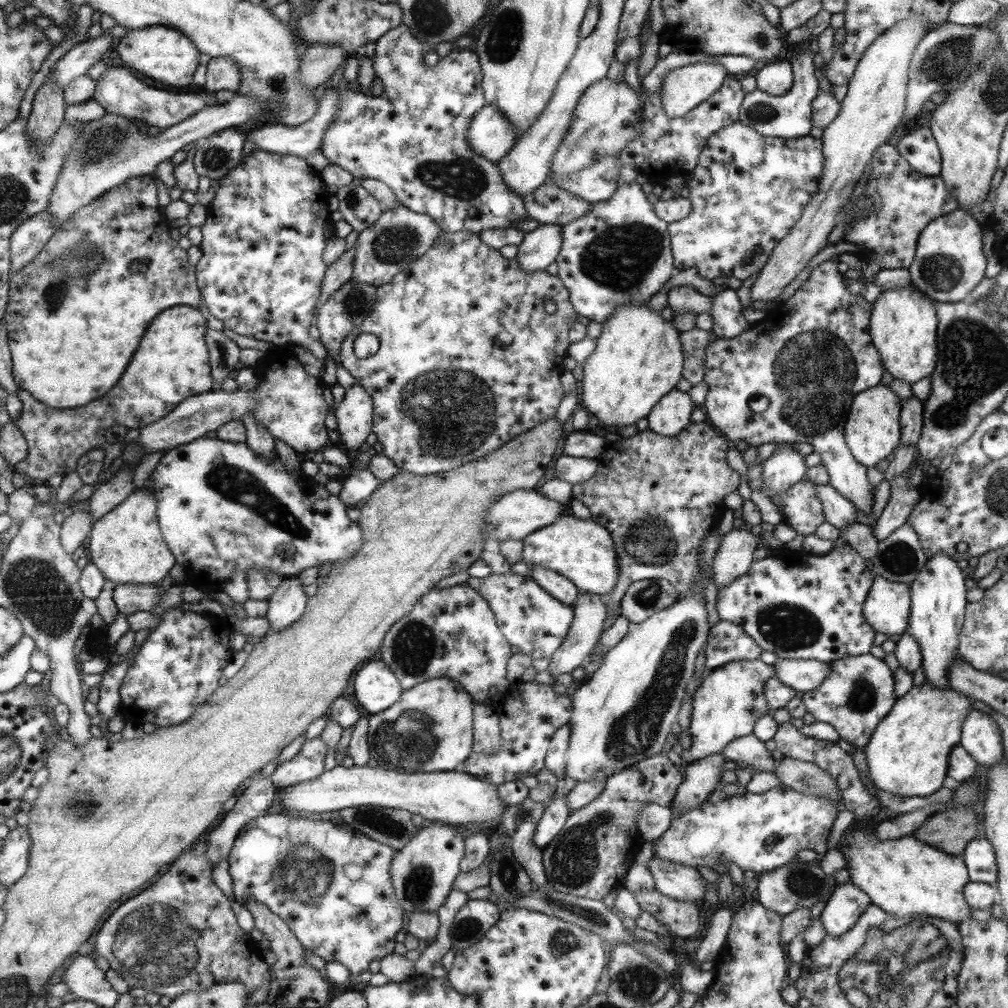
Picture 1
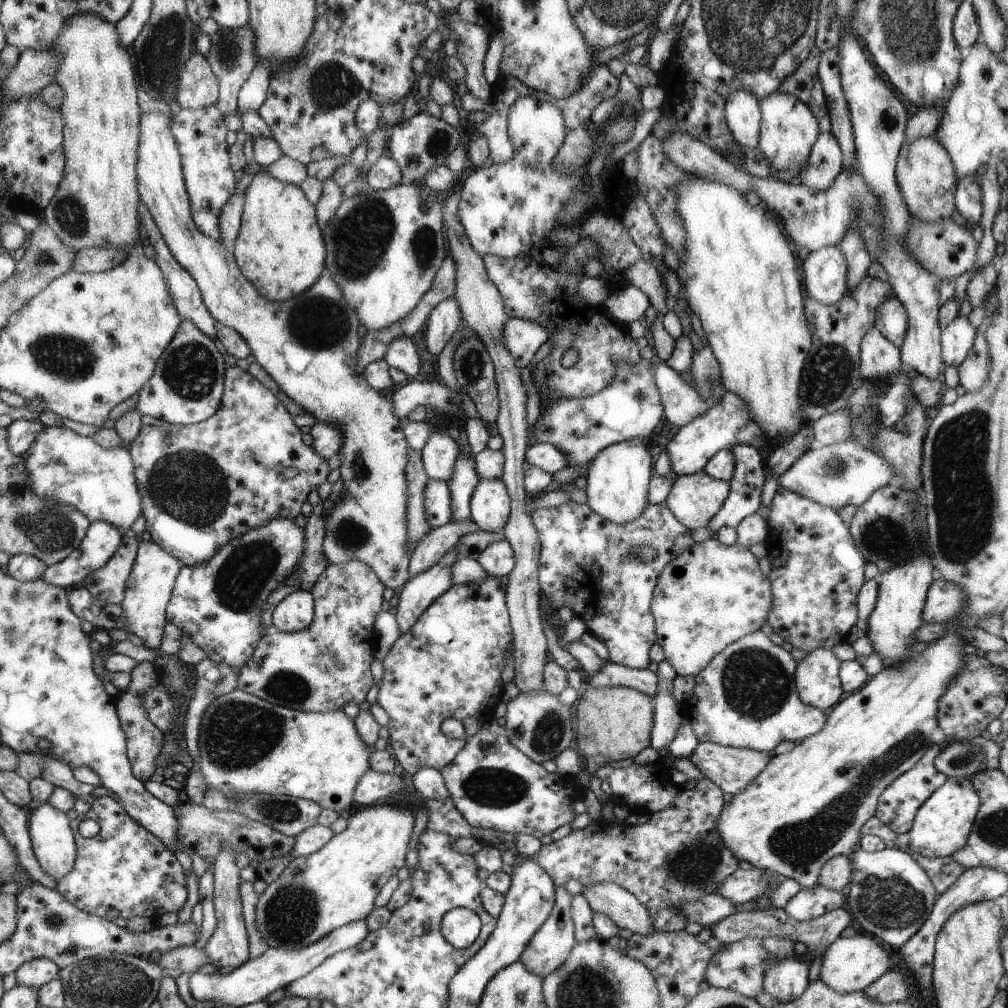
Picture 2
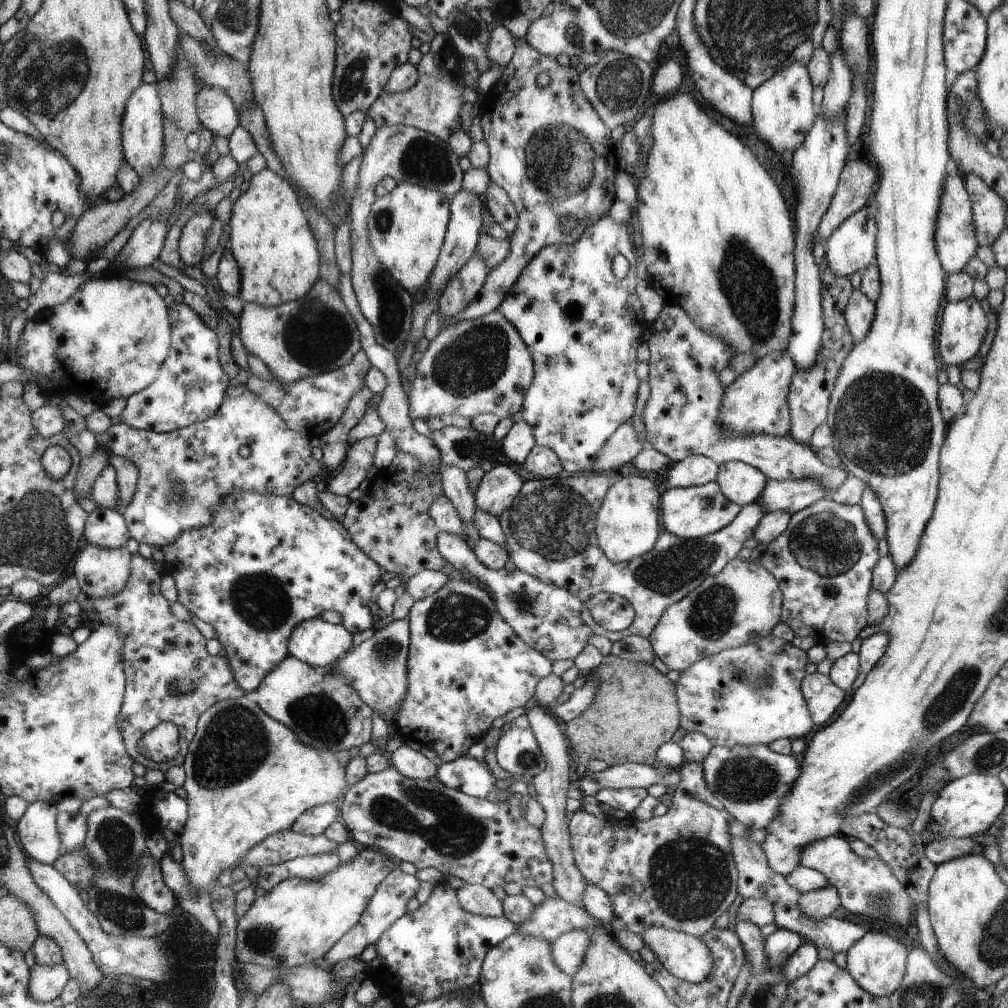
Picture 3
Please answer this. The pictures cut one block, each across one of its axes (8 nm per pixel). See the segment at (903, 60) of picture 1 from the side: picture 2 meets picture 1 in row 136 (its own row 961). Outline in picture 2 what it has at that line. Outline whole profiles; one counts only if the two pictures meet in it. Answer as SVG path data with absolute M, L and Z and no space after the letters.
M868 934L854 938L836 938L822 956L820 979L836 992L847 994L865 990L890 971L890 958L880 941Z

